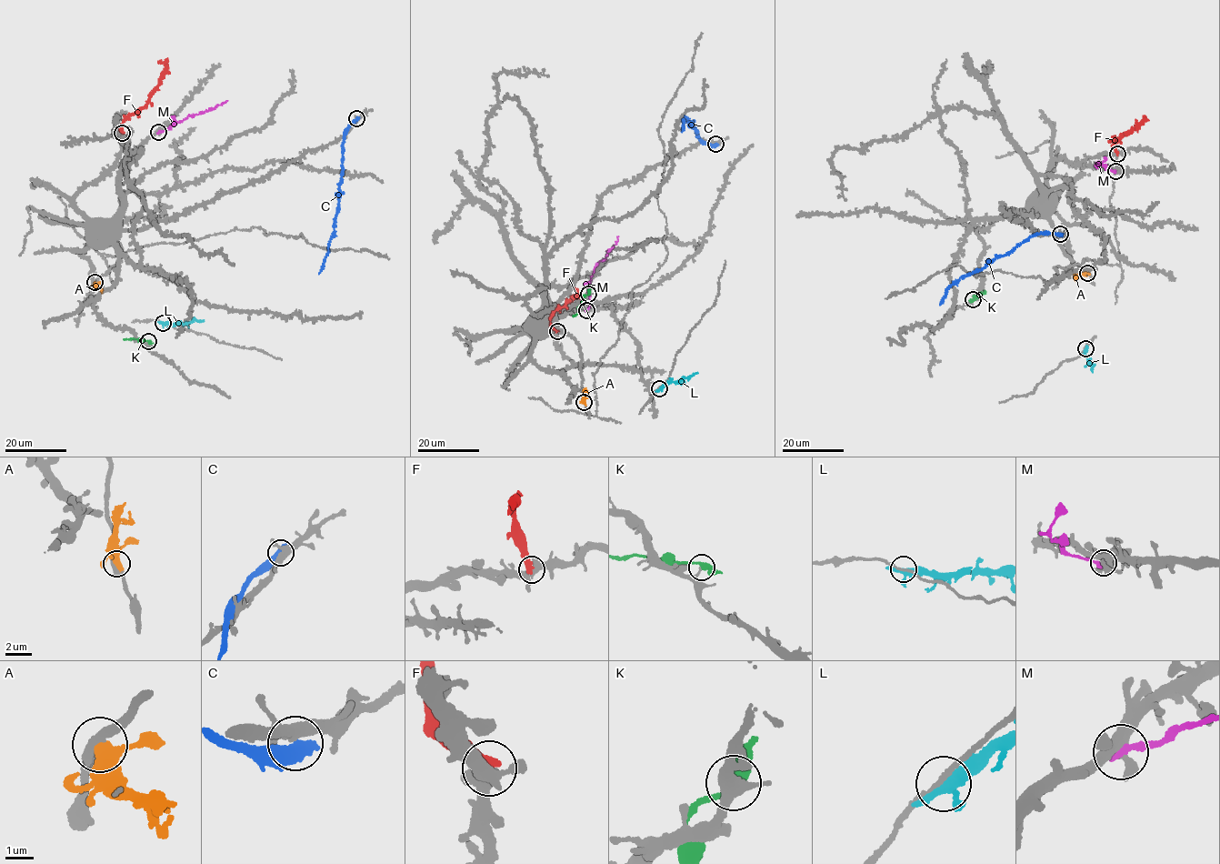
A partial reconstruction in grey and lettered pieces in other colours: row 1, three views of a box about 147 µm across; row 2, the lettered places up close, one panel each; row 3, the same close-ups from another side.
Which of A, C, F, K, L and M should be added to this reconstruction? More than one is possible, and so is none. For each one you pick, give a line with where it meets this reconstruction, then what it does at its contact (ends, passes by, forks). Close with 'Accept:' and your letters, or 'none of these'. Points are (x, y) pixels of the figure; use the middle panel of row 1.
Accept: none of these

